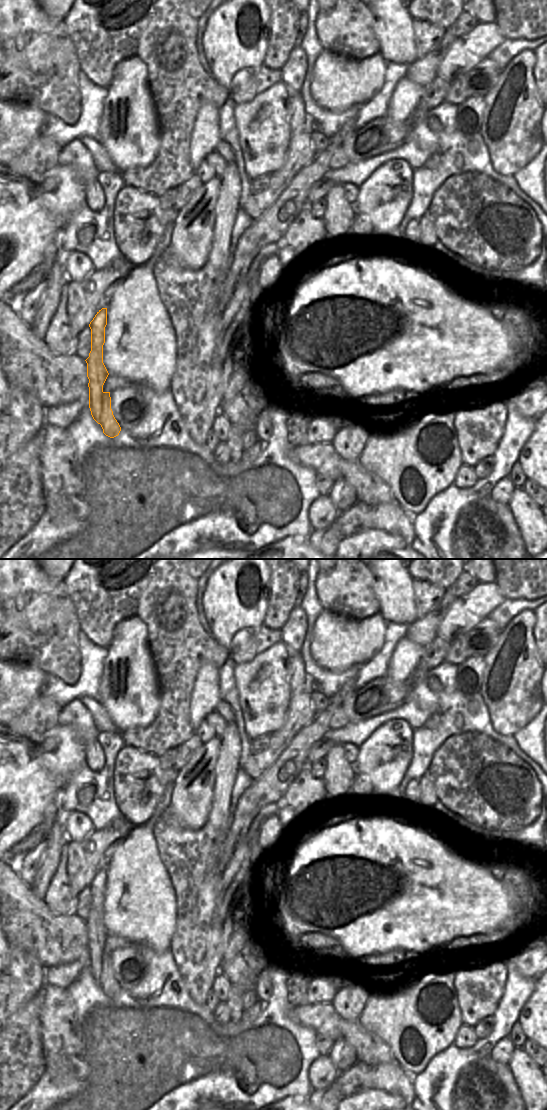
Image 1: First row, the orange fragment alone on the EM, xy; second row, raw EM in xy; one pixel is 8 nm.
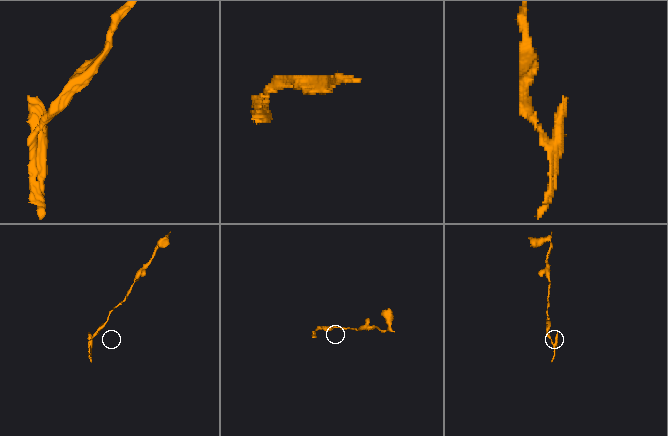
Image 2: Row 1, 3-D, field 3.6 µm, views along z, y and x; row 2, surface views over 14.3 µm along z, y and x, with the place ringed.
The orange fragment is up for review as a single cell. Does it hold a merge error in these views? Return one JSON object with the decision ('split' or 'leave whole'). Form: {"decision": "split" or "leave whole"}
{"decision": "split"}

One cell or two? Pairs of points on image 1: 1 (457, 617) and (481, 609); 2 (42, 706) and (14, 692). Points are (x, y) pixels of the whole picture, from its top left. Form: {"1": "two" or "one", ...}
{"1": "one", "2": "two"}

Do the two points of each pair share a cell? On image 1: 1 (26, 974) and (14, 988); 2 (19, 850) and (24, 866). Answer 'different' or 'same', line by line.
1: different
2: different

